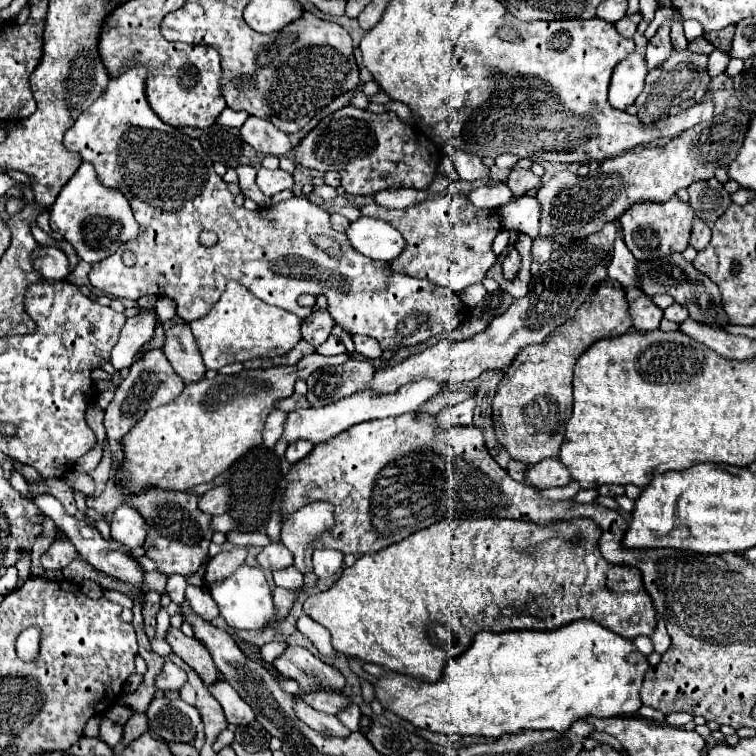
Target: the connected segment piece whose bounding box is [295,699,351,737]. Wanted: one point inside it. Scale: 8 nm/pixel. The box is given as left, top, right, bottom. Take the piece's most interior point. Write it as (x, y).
(329, 724)

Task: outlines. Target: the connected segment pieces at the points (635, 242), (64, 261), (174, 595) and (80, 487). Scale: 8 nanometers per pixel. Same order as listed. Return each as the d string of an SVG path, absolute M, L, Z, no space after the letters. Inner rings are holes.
M673 195L667 203L635 203L621 217L621 233L625 227L625 245L635 255L637 261L651 261L675 251L685 251L689 245L689 231L695 213L689 203L683 203L677 195Z
M41 245L39 251L35 253L35 269L47 281L65 281L71 273L67 255L57 247L45 247L45 245Z
M175 574L168 578L166 591L171 601L179 606L185 600L185 590L188 583L183 575Z
M71 471L64 476L64 480L71 488L83 492L86 496L93 496L95 485L87 474Z

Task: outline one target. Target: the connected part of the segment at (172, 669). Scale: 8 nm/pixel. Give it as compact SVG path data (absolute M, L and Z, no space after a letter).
M165 661L163 671L155 677L155 687L157 687L157 689L161 689L161 691L181 689L185 681L187 681L187 673L185 673L181 667L177 667L175 663Z

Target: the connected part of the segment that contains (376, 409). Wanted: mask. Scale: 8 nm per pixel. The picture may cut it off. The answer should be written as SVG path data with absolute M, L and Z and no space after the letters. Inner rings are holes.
M419 379L419 381L411 381L411 383L399 387L399 391L389 393L389 395L373 395L371 391L359 391L359 393L355 393L351 397L339 399L339 401L335 401L331 405L325 405L325 407L319 407L319 409L315 409L315 407L295 409L295 411L291 411L287 415L281 439L285 439L287 445L291 445L291 443L295 443L299 439L311 441L313 445L321 445L321 443L333 439L333 435L339 435L339 433L347 431L349 427L353 427L357 423L417 411L423 403L433 399L441 391L441 387L443 387L443 383L439 383L437 379Z

